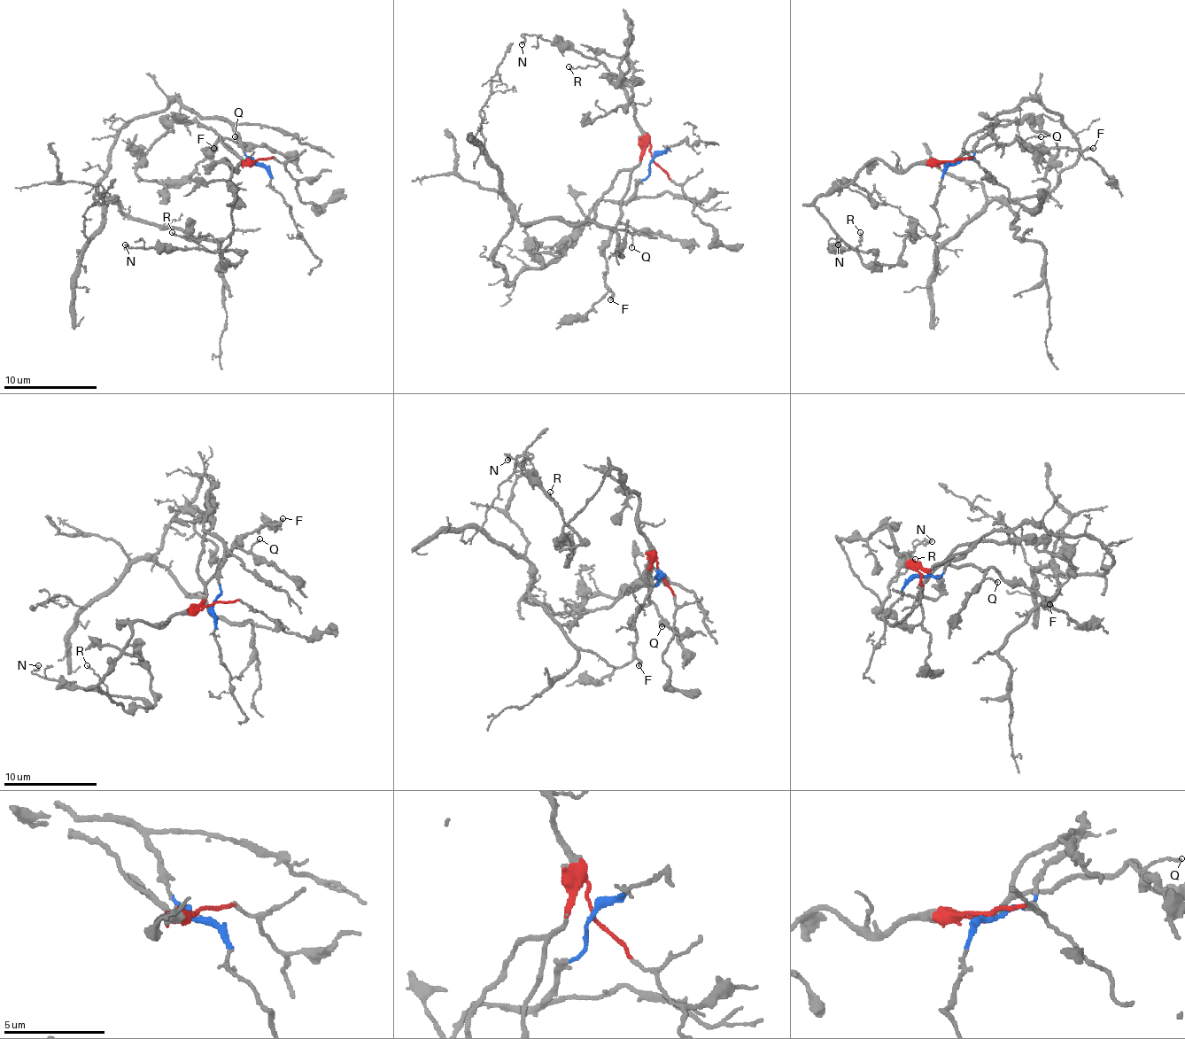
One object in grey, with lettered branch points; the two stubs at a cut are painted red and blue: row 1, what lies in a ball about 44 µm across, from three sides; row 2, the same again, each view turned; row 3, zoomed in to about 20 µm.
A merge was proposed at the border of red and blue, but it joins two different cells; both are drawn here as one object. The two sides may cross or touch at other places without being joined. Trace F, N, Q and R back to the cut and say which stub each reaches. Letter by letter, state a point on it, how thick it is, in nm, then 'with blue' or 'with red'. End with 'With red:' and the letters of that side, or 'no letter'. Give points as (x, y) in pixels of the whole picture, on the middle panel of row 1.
F: place (610, 299); calibre 240 nm; with red
N: place (522, 44); calibre 170 nm; with red
Q: place (631, 247); calibre 120 nm; with red
R: place (569, 66); calibre 110 nm; with red
With red: F, N, Q, R

